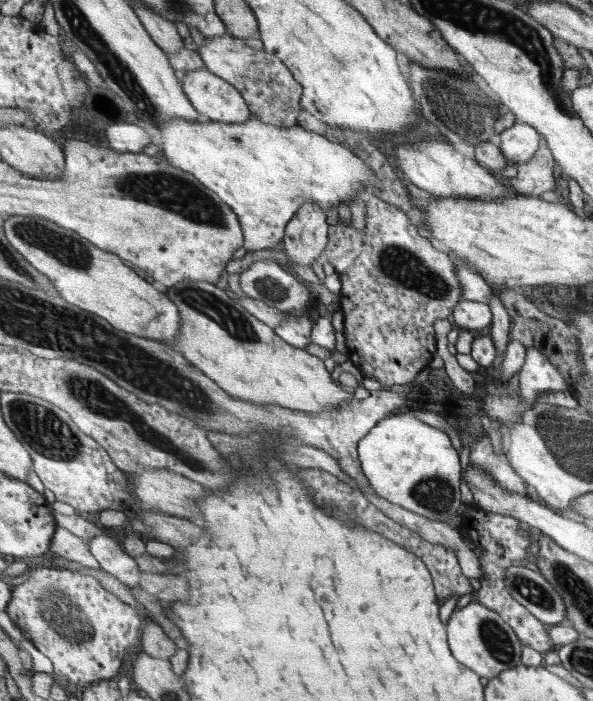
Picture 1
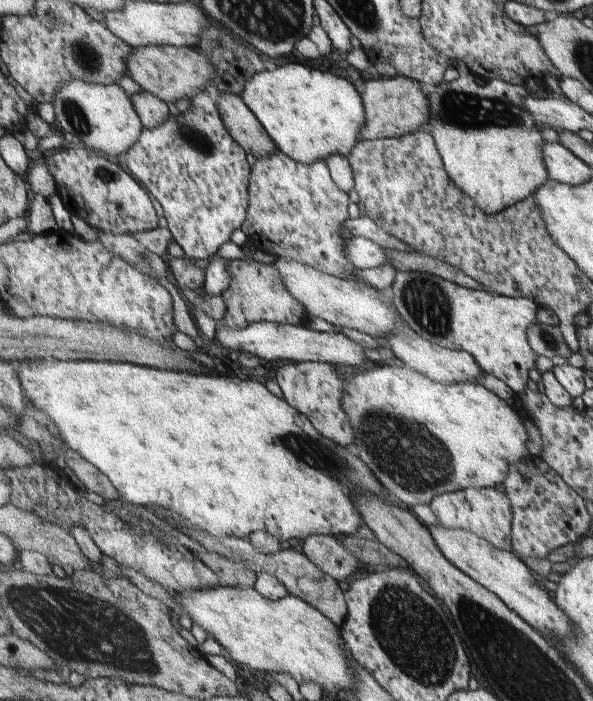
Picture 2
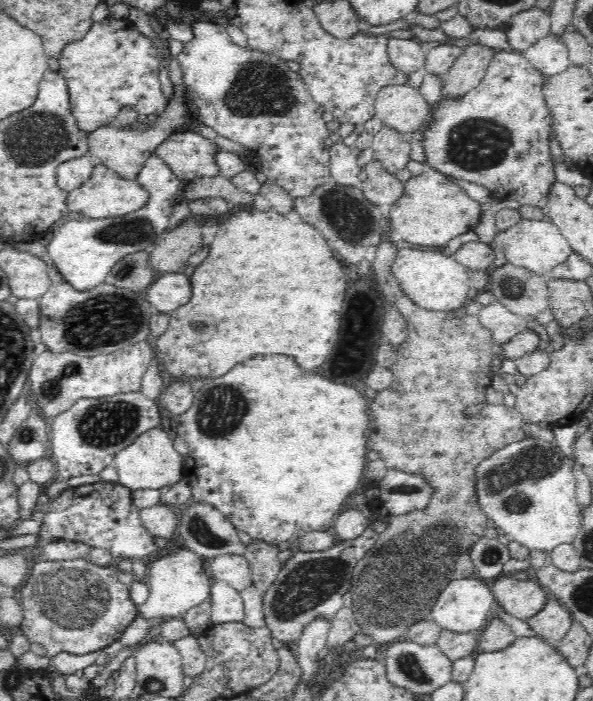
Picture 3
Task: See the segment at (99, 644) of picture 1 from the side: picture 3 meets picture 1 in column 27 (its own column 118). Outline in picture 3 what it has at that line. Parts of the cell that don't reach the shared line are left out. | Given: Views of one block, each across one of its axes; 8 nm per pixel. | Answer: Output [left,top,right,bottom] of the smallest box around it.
[16,559,138,657]

